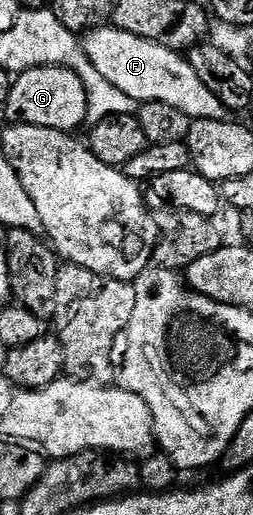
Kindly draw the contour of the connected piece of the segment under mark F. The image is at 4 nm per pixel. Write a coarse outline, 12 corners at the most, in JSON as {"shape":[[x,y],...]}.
{"shape":[[113,25],[82,36],[105,81],[191,120],[229,112],[170,51]]}

